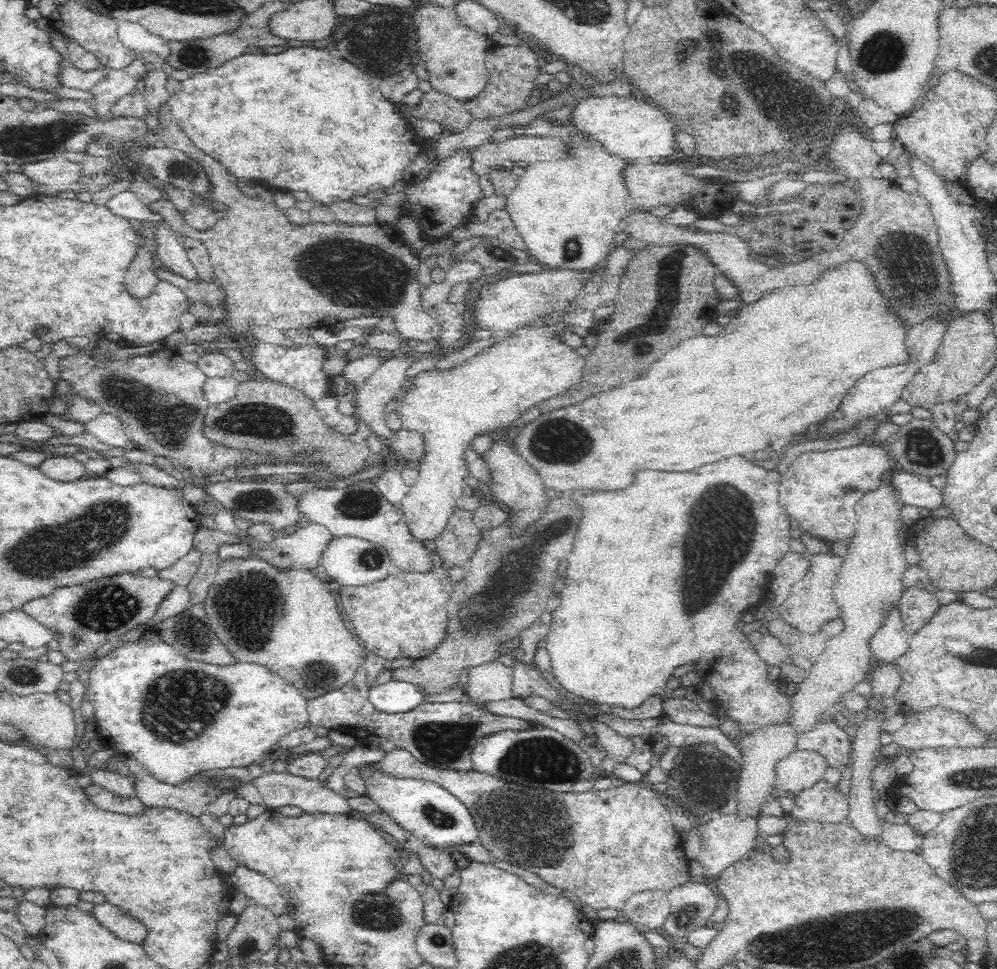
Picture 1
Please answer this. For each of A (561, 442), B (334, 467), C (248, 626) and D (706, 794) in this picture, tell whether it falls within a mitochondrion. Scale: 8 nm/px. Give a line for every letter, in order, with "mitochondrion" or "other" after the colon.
A: mitochondrion
B: other
C: mitochondrion
D: mitochondrion

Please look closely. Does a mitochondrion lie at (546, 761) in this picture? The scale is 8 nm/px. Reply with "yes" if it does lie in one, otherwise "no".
yes

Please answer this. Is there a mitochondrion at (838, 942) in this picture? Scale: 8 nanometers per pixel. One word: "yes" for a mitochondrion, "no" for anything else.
yes

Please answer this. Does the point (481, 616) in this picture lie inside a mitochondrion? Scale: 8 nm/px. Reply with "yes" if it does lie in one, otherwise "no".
yes

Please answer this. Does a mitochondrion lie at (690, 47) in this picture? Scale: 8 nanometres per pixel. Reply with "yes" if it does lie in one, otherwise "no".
yes

